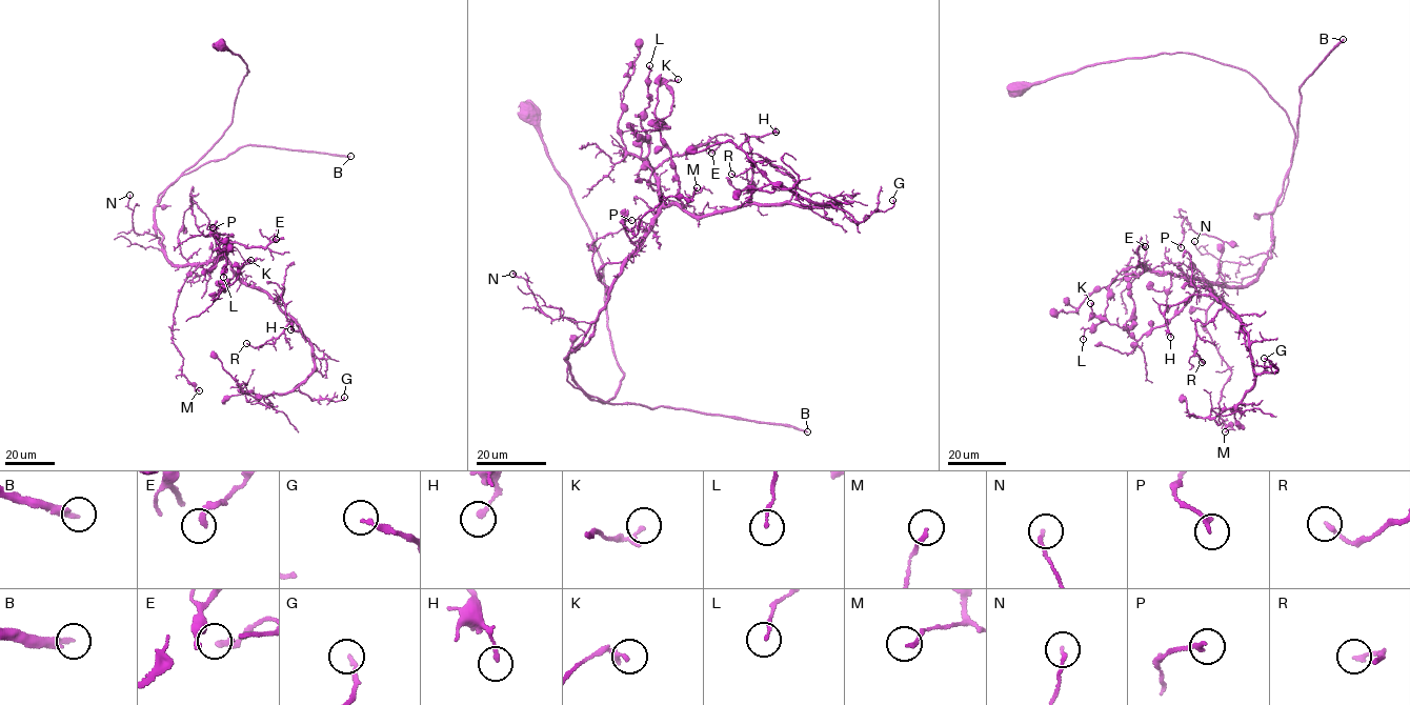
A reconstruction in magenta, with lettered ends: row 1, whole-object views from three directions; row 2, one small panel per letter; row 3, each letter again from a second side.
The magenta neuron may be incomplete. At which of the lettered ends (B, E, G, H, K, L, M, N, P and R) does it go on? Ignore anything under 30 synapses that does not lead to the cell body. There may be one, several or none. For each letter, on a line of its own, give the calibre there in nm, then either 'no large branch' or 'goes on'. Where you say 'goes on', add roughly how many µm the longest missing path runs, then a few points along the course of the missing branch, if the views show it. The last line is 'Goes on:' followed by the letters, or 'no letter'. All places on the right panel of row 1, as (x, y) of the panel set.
B: 200 nm | goes on | 250 µm
E: 240 nm | no large branch
G: 150 nm | no large branch
H: 180 nm | no large branch
K: 240 nm | no large branch
L: 130 nm | no large branch
M: 180 nm | no large branch
N: 150 nm | no large branch
P: 190 nm | no large branch
R: 180 nm | no large branch
Goes on: B

